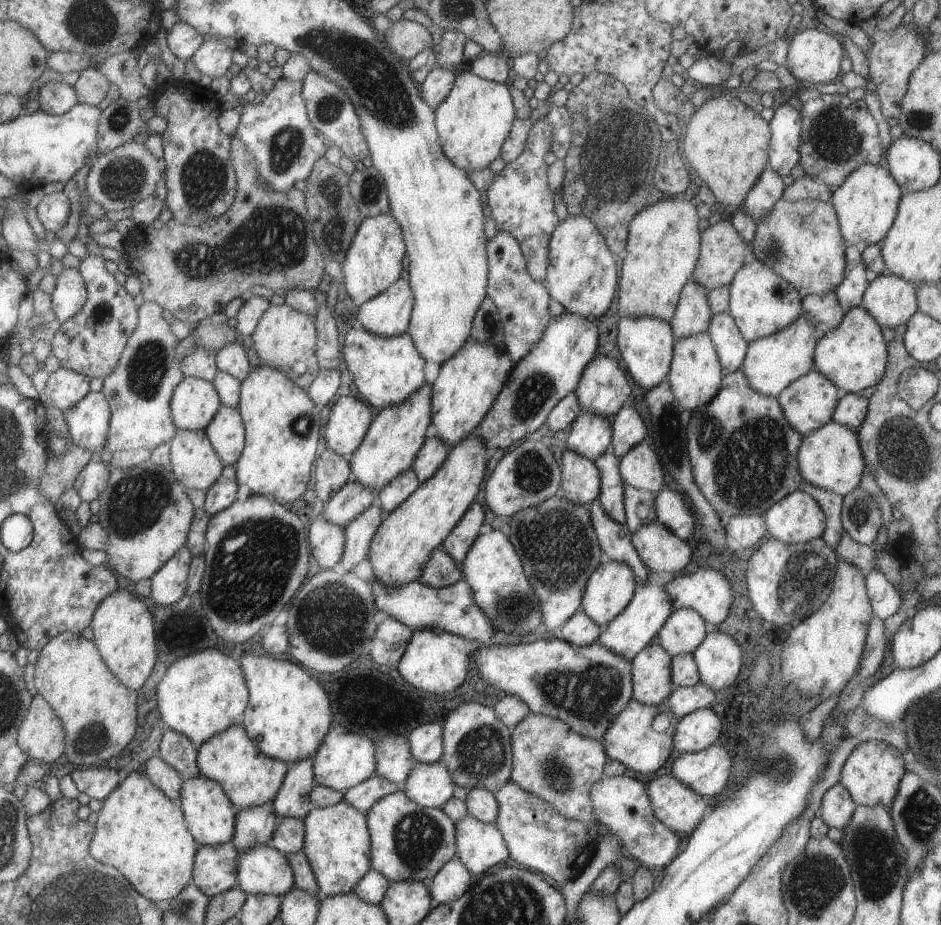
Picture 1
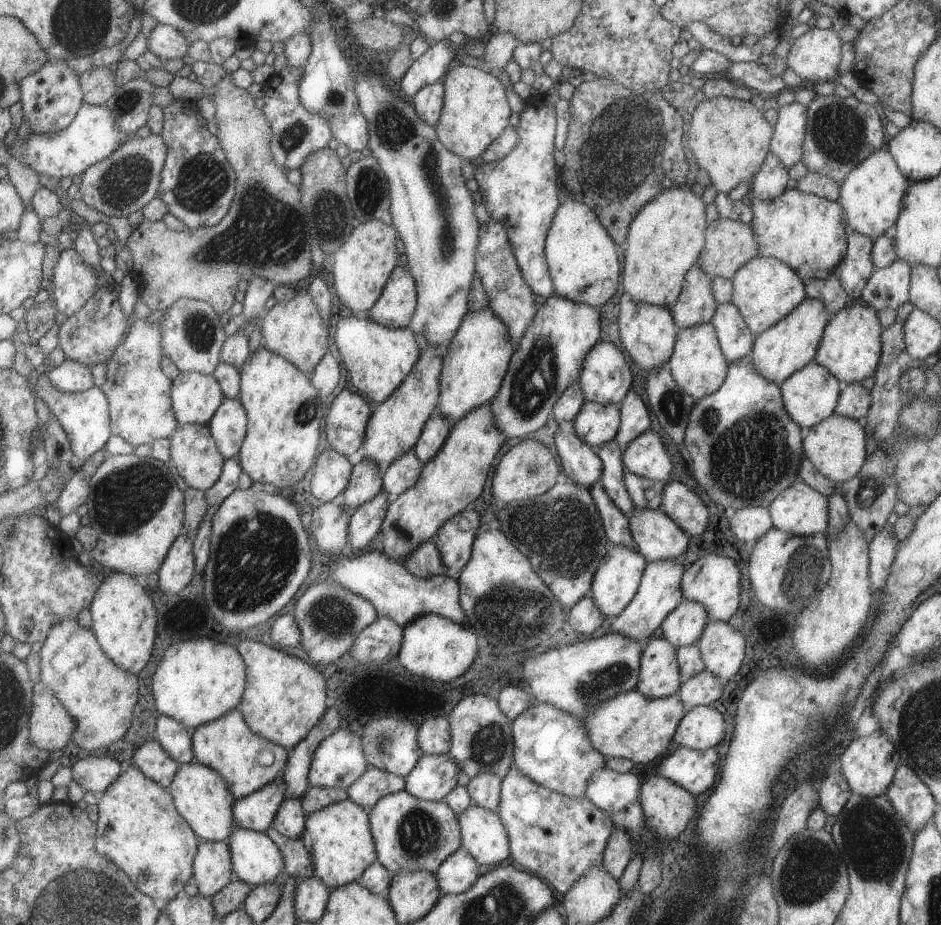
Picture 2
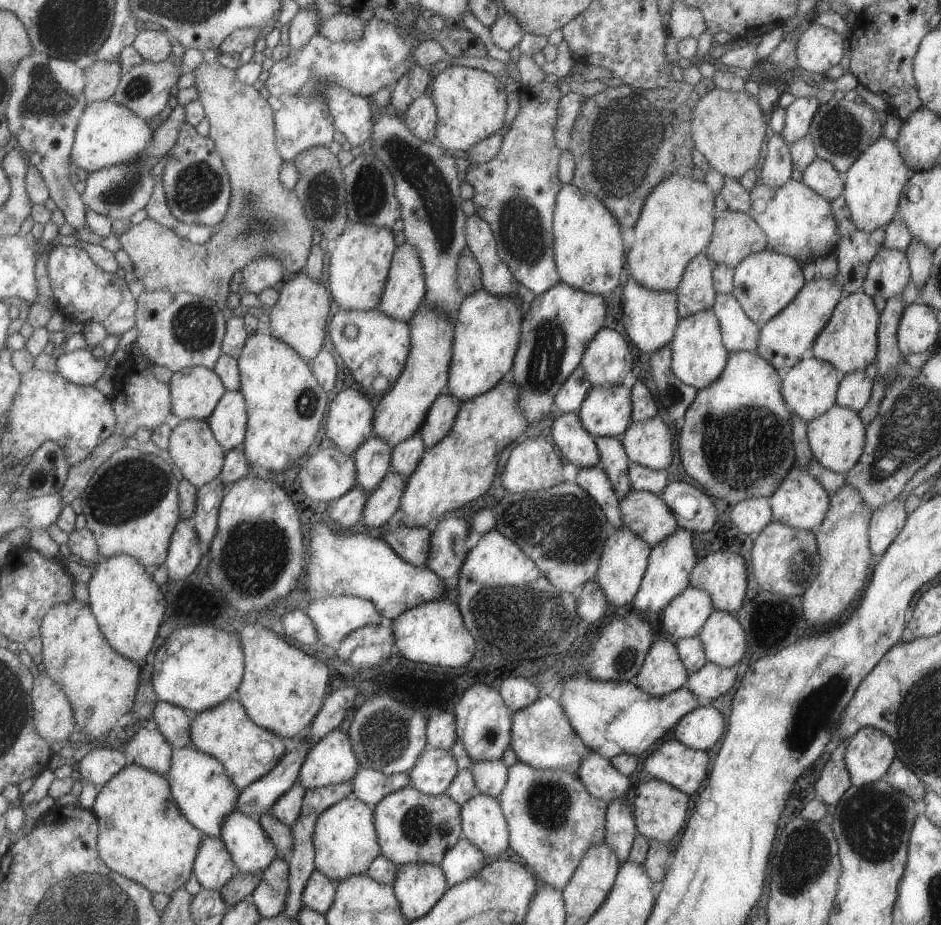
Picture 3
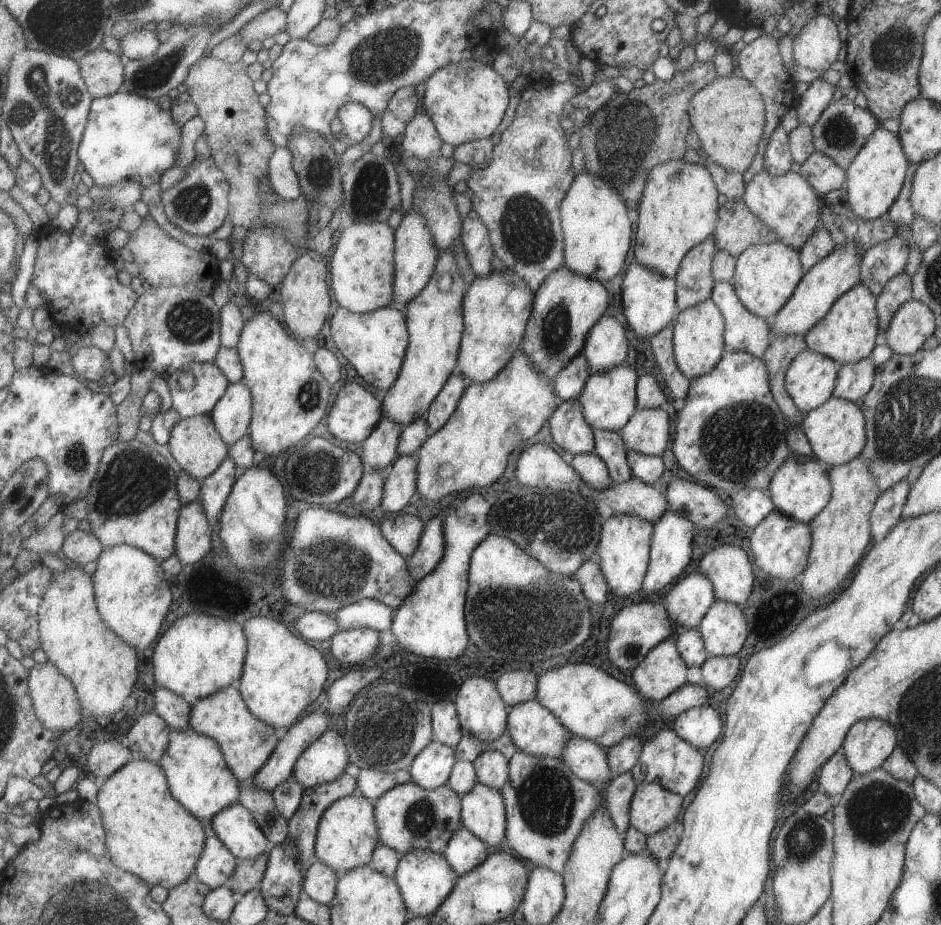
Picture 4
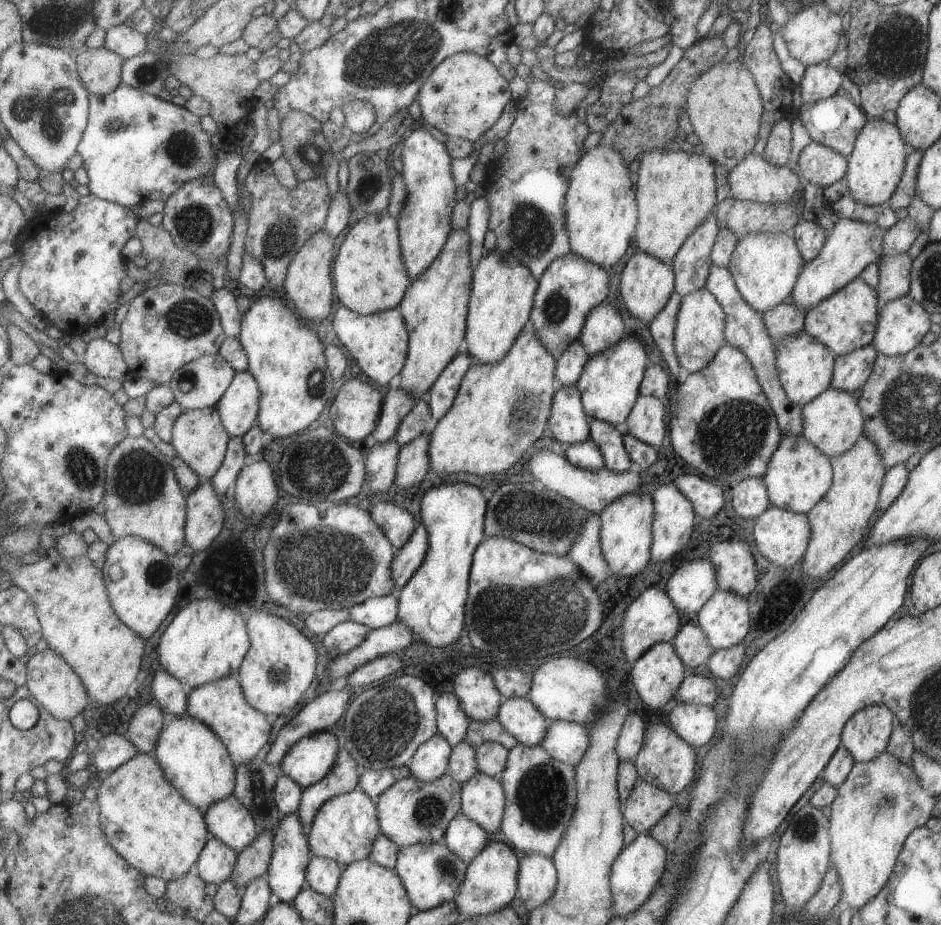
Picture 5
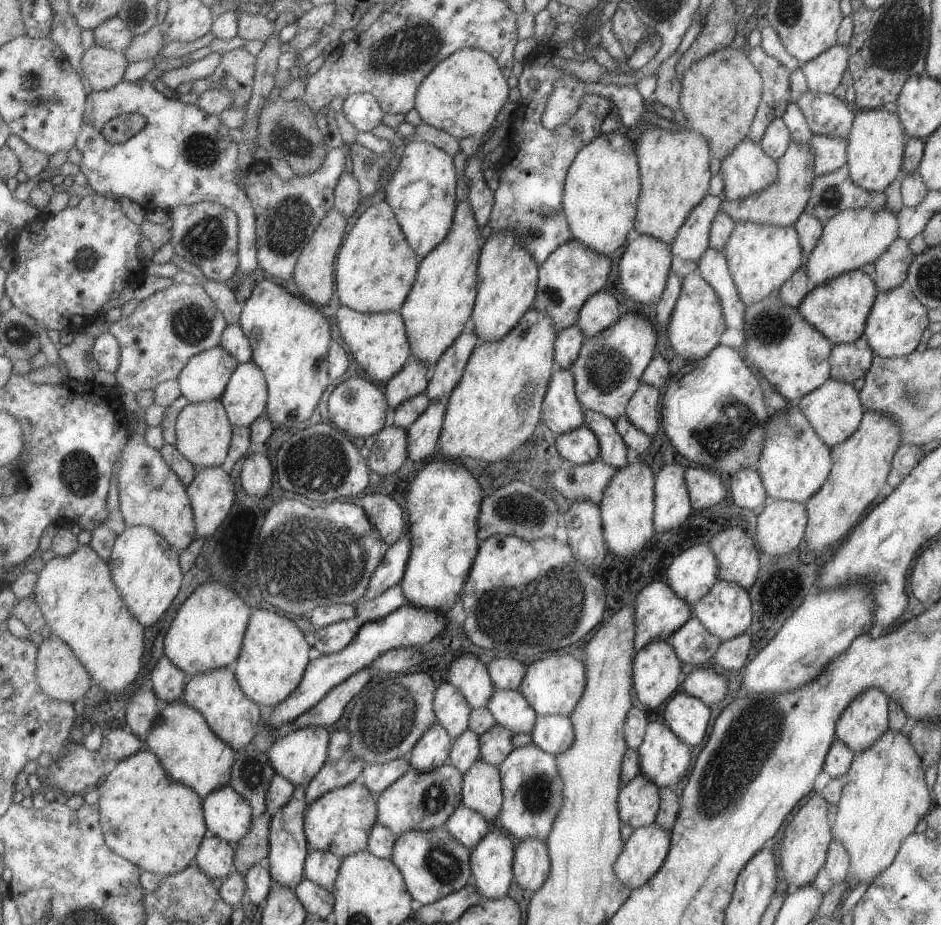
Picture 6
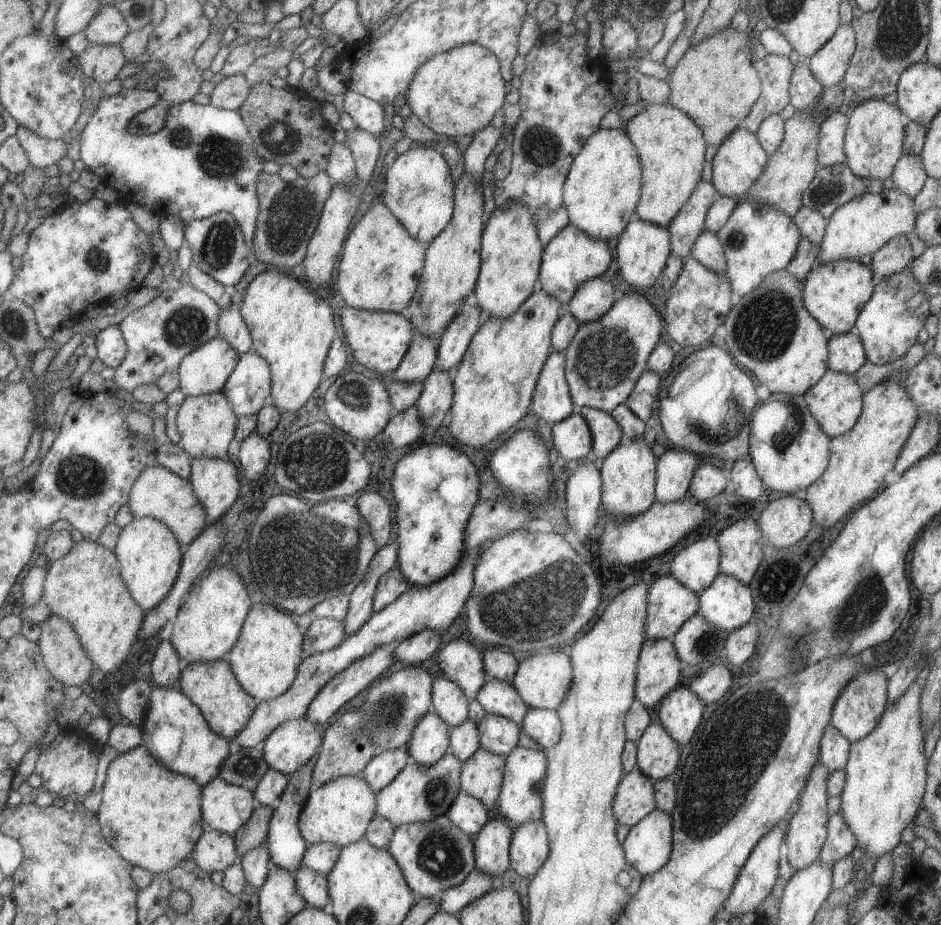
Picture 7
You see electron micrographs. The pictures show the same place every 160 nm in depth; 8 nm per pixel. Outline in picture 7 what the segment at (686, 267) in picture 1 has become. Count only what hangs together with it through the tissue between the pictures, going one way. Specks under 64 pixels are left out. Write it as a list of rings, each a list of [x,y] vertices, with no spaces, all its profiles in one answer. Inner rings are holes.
[[[647,103],[622,125],[635,147],[642,179],[634,217],[666,227],[695,190],[703,166],[705,139],[700,128],[671,103]]]

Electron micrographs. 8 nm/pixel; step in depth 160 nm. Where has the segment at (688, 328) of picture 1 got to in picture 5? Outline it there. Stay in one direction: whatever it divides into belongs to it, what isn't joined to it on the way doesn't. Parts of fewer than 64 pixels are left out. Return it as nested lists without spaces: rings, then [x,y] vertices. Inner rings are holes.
[[[712,210],[701,224],[687,235],[679,250],[671,259],[674,274],[674,290],[680,297],[705,287],[705,279],[712,265],[710,252],[719,226]]]

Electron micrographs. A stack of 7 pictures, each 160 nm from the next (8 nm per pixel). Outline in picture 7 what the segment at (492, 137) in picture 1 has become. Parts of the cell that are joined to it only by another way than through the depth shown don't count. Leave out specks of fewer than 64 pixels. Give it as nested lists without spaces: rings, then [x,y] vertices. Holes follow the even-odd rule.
[[[463,43],[451,50],[434,54],[430,59],[421,63],[411,75],[404,98],[410,111],[437,135],[446,137],[472,136],[478,130],[490,124],[493,114],[506,102],[505,84],[500,73],[497,57],[487,48],[477,43]]]

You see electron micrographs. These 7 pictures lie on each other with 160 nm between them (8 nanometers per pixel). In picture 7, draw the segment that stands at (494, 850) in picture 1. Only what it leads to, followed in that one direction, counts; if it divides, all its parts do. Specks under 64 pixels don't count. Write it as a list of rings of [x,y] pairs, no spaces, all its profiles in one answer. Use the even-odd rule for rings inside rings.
[[[480,746],[460,763],[461,792],[480,800],[489,810],[498,800],[504,764],[503,755],[489,752]]]

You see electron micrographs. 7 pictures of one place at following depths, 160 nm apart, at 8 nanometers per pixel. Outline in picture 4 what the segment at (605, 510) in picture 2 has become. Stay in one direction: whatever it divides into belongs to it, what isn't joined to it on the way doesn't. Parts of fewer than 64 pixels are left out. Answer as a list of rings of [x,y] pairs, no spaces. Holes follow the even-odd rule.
[[[594,452],[573,455],[570,465],[592,489],[603,490],[611,486],[612,480],[607,467]]]

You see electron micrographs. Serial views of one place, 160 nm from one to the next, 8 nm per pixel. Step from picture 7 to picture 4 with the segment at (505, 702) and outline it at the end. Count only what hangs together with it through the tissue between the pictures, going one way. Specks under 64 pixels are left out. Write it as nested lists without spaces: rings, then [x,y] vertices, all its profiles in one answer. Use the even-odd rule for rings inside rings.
[[[536,700],[514,704],[507,711],[506,730],[516,750],[538,757],[560,758],[568,730]]]

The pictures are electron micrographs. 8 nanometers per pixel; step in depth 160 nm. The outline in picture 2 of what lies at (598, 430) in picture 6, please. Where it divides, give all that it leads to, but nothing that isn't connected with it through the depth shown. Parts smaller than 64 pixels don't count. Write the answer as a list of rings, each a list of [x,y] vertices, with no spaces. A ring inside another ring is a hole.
[[[614,439],[596,449],[597,457],[602,465],[600,484],[611,503],[627,518],[634,510],[633,502],[623,485],[623,464],[617,442]]]

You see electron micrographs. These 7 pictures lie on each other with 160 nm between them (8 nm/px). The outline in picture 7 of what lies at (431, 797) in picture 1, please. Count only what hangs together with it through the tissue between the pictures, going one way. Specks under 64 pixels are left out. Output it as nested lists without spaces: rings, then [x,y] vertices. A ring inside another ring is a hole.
[[[434,710],[427,711],[415,723],[405,744],[410,761],[423,766],[437,762],[450,748],[448,729]]]

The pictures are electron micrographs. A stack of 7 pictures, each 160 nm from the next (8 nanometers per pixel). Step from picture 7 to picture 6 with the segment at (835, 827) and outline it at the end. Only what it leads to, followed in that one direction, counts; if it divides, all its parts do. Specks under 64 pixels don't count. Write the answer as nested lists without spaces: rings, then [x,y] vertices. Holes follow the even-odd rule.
[[[831,840],[831,844],[828,846],[825,862],[823,867],[817,872],[814,880],[811,882],[811,886],[821,892],[821,896],[825,896],[825,892],[837,884],[837,882],[845,882],[845,876],[848,870],[849,858],[847,858],[847,852],[845,848],[837,842],[837,840]]]

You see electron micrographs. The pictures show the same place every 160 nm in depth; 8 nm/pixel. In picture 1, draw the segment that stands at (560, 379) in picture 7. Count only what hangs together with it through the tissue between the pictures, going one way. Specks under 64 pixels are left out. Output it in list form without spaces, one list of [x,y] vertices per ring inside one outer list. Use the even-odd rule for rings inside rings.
[[[569,449],[557,452],[561,468],[560,495],[571,504],[587,506],[600,492],[600,475],[593,461]]]

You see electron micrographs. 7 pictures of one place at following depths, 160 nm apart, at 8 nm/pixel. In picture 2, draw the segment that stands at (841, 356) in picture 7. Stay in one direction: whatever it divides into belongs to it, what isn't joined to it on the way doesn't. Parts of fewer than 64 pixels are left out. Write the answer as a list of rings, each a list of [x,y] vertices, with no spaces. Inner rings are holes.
[[[860,382],[847,384],[839,394],[834,414],[857,421],[867,415],[870,408],[870,392]]]

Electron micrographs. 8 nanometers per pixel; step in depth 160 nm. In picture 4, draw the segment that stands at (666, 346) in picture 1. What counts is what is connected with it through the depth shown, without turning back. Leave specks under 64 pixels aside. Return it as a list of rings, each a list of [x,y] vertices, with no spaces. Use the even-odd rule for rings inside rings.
[[[632,260],[623,274],[620,285],[621,298],[623,298],[623,314],[627,320],[627,326],[633,330],[634,334],[641,338],[649,338],[659,329],[673,322],[677,313],[676,308],[676,280],[674,277],[666,277],[649,267],[640,265]]]

